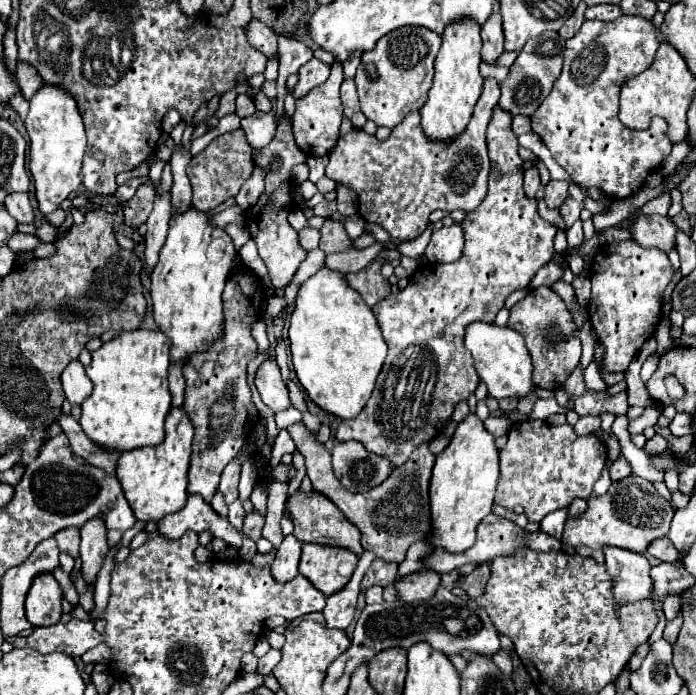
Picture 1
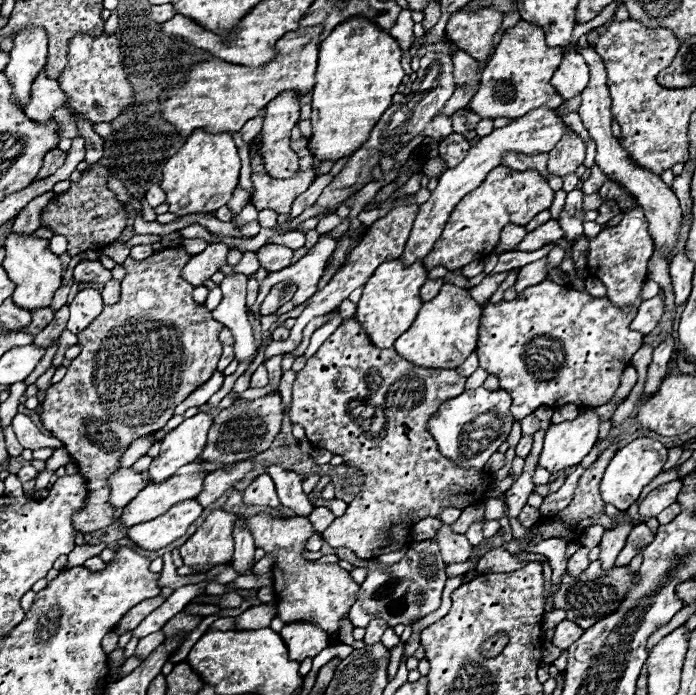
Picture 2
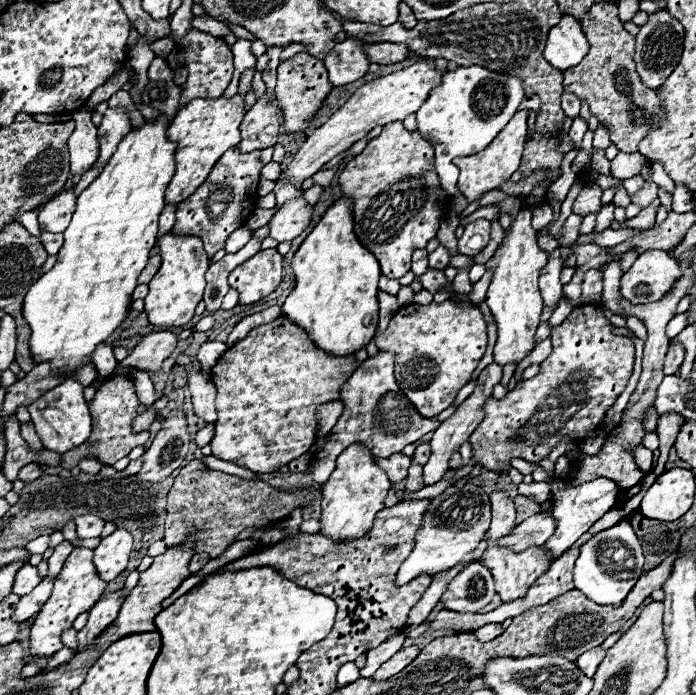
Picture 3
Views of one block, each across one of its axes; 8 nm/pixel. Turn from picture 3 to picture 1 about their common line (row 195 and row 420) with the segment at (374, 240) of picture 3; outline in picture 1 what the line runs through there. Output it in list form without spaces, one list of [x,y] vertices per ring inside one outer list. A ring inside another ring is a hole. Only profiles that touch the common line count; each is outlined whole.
[[[498,104],[492,112],[492,120],[488,124],[488,154],[492,162],[490,180],[488,180],[488,194],[482,200],[482,204],[466,214],[462,220],[462,228],[466,234],[466,246],[464,256],[458,262],[442,264],[442,266],[426,266],[418,268],[408,286],[400,290],[398,294],[390,294],[380,304],[376,304],[374,314],[382,326],[384,338],[388,342],[388,358],[382,366],[382,372],[376,380],[376,388],[364,406],[364,410],[350,420],[342,420],[336,432],[336,438],[340,442],[358,440],[368,448],[368,452],[376,452],[380,456],[388,456],[396,466],[404,464],[414,448],[418,448],[424,442],[434,440],[444,424],[450,420],[454,406],[462,400],[466,400],[478,384],[478,374],[474,370],[472,358],[466,354],[464,348],[464,330],[468,324],[482,320],[482,322],[494,322],[500,308],[504,308],[506,298],[514,290],[522,290],[530,284],[532,276],[550,262],[554,254],[554,236],[556,226],[542,220],[536,212],[536,202],[526,198],[522,190],[522,174],[524,174],[524,160],[518,154],[518,138],[512,132],[512,114],[504,112]]]

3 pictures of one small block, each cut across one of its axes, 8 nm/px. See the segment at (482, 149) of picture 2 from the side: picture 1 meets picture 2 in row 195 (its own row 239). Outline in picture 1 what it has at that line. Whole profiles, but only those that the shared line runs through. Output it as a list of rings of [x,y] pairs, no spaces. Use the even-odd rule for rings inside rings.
[[[460,224],[444,226],[432,232],[432,240],[426,248],[426,256],[430,262],[456,262],[460,260],[460,252],[464,250],[464,232]]]

